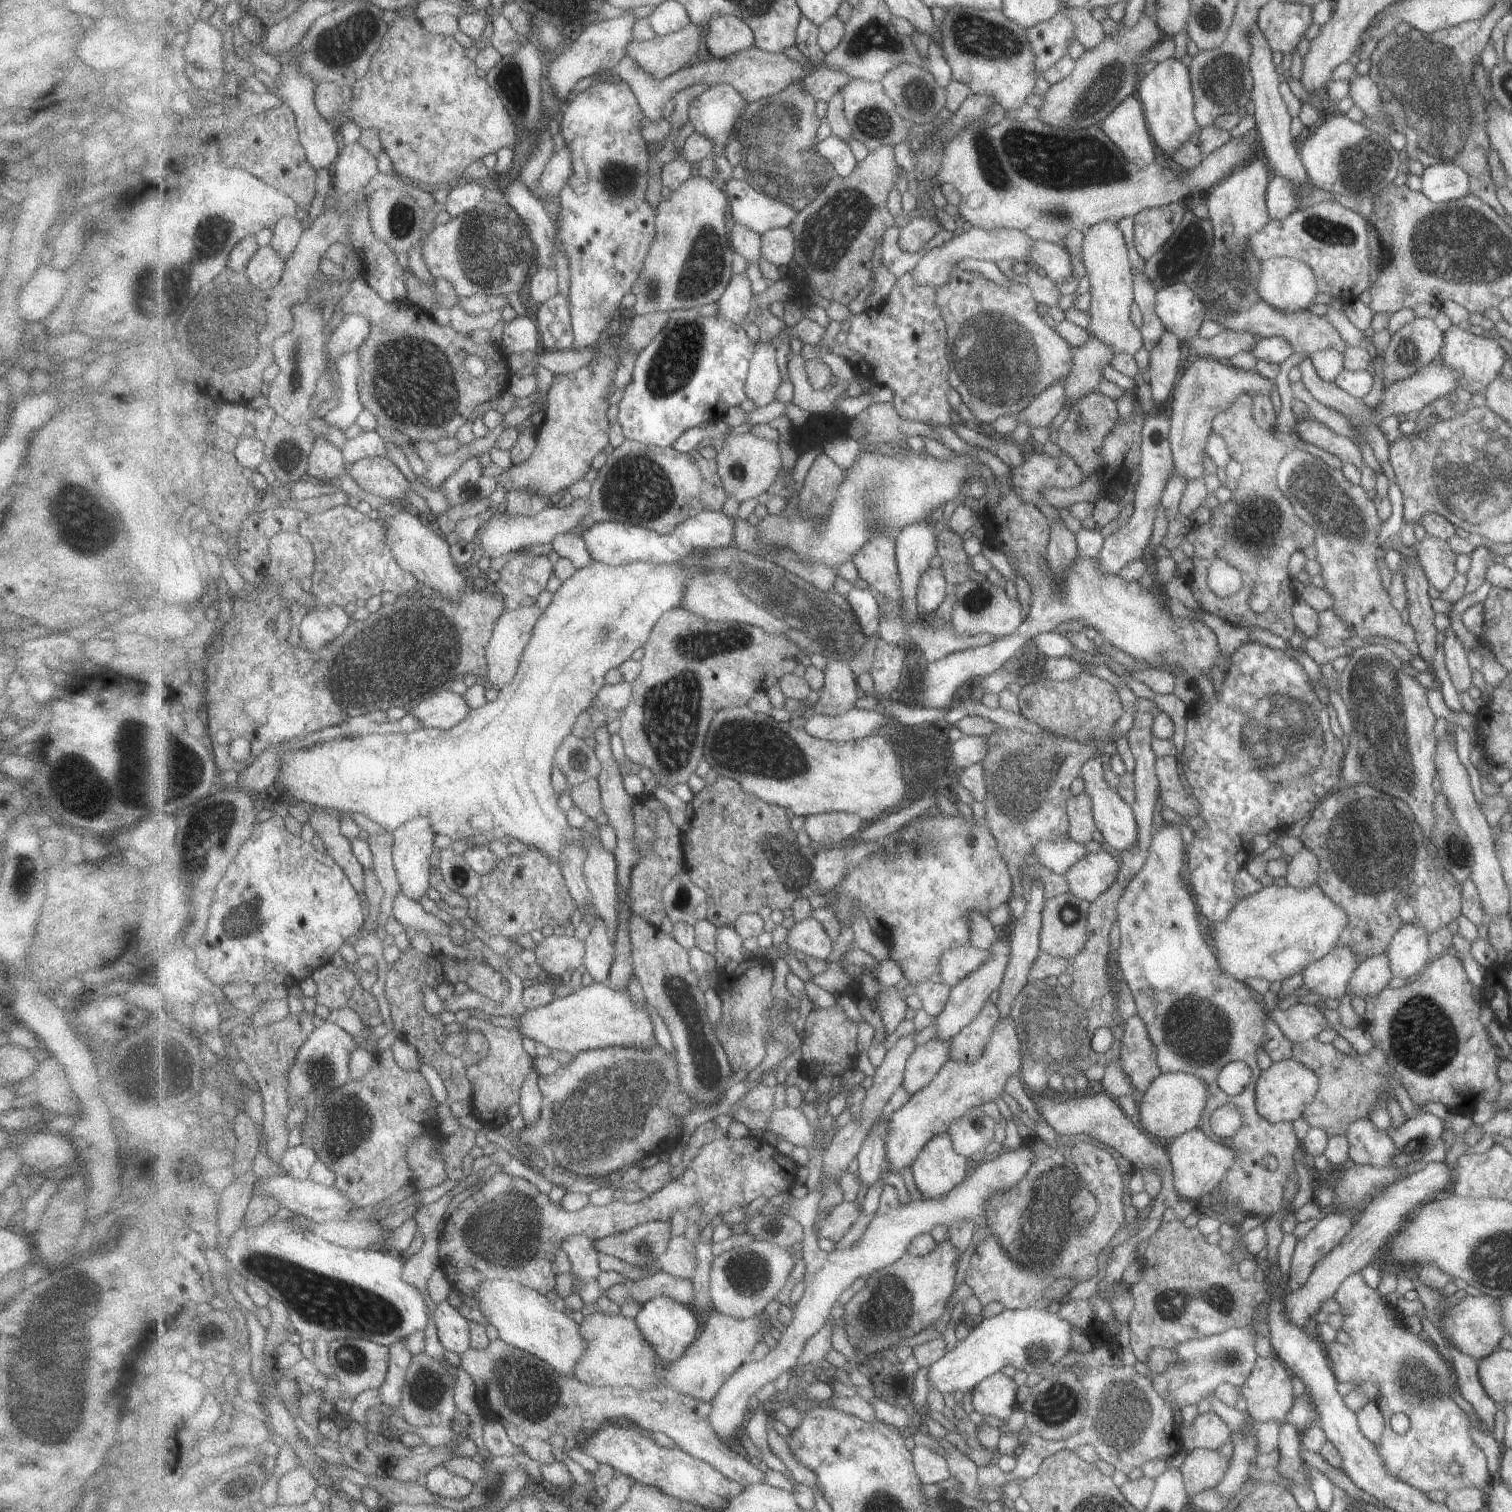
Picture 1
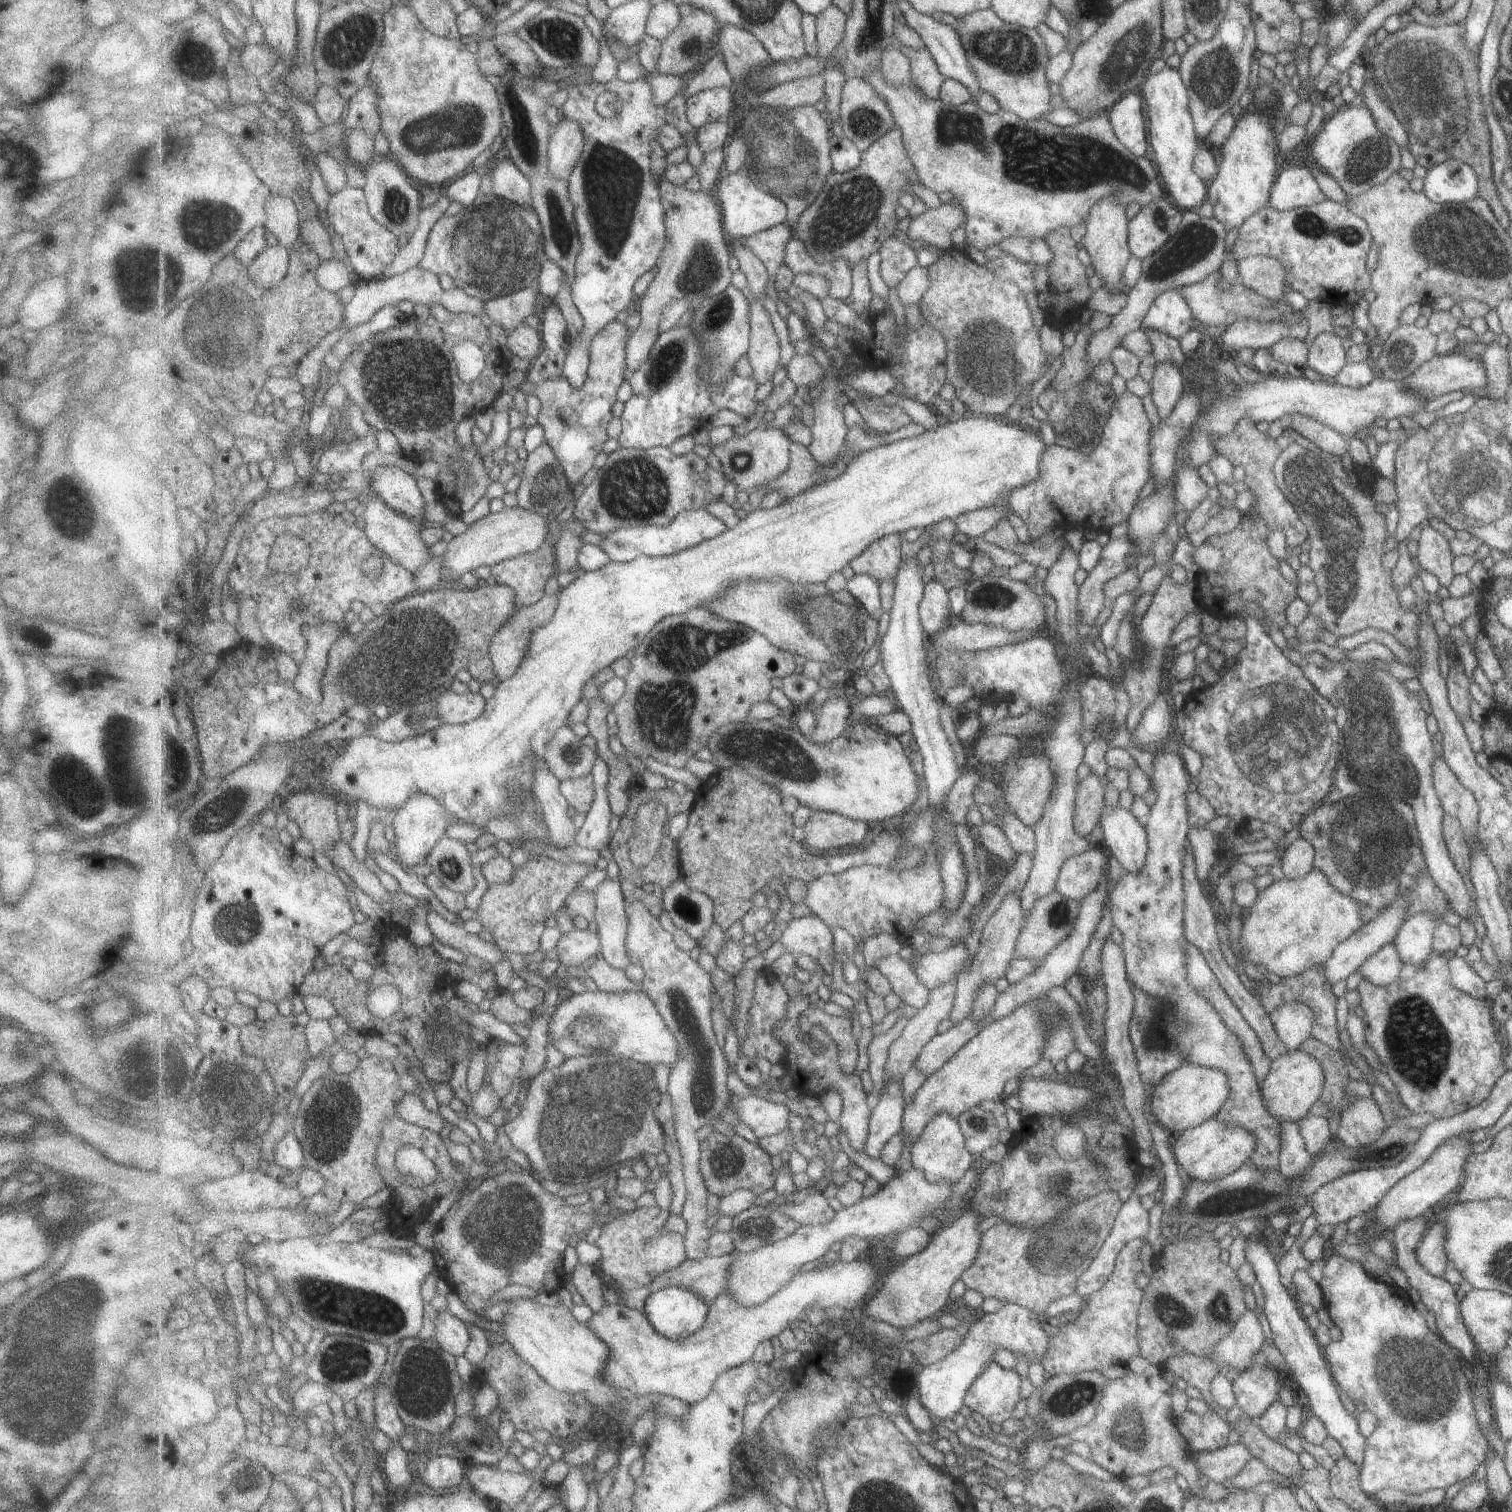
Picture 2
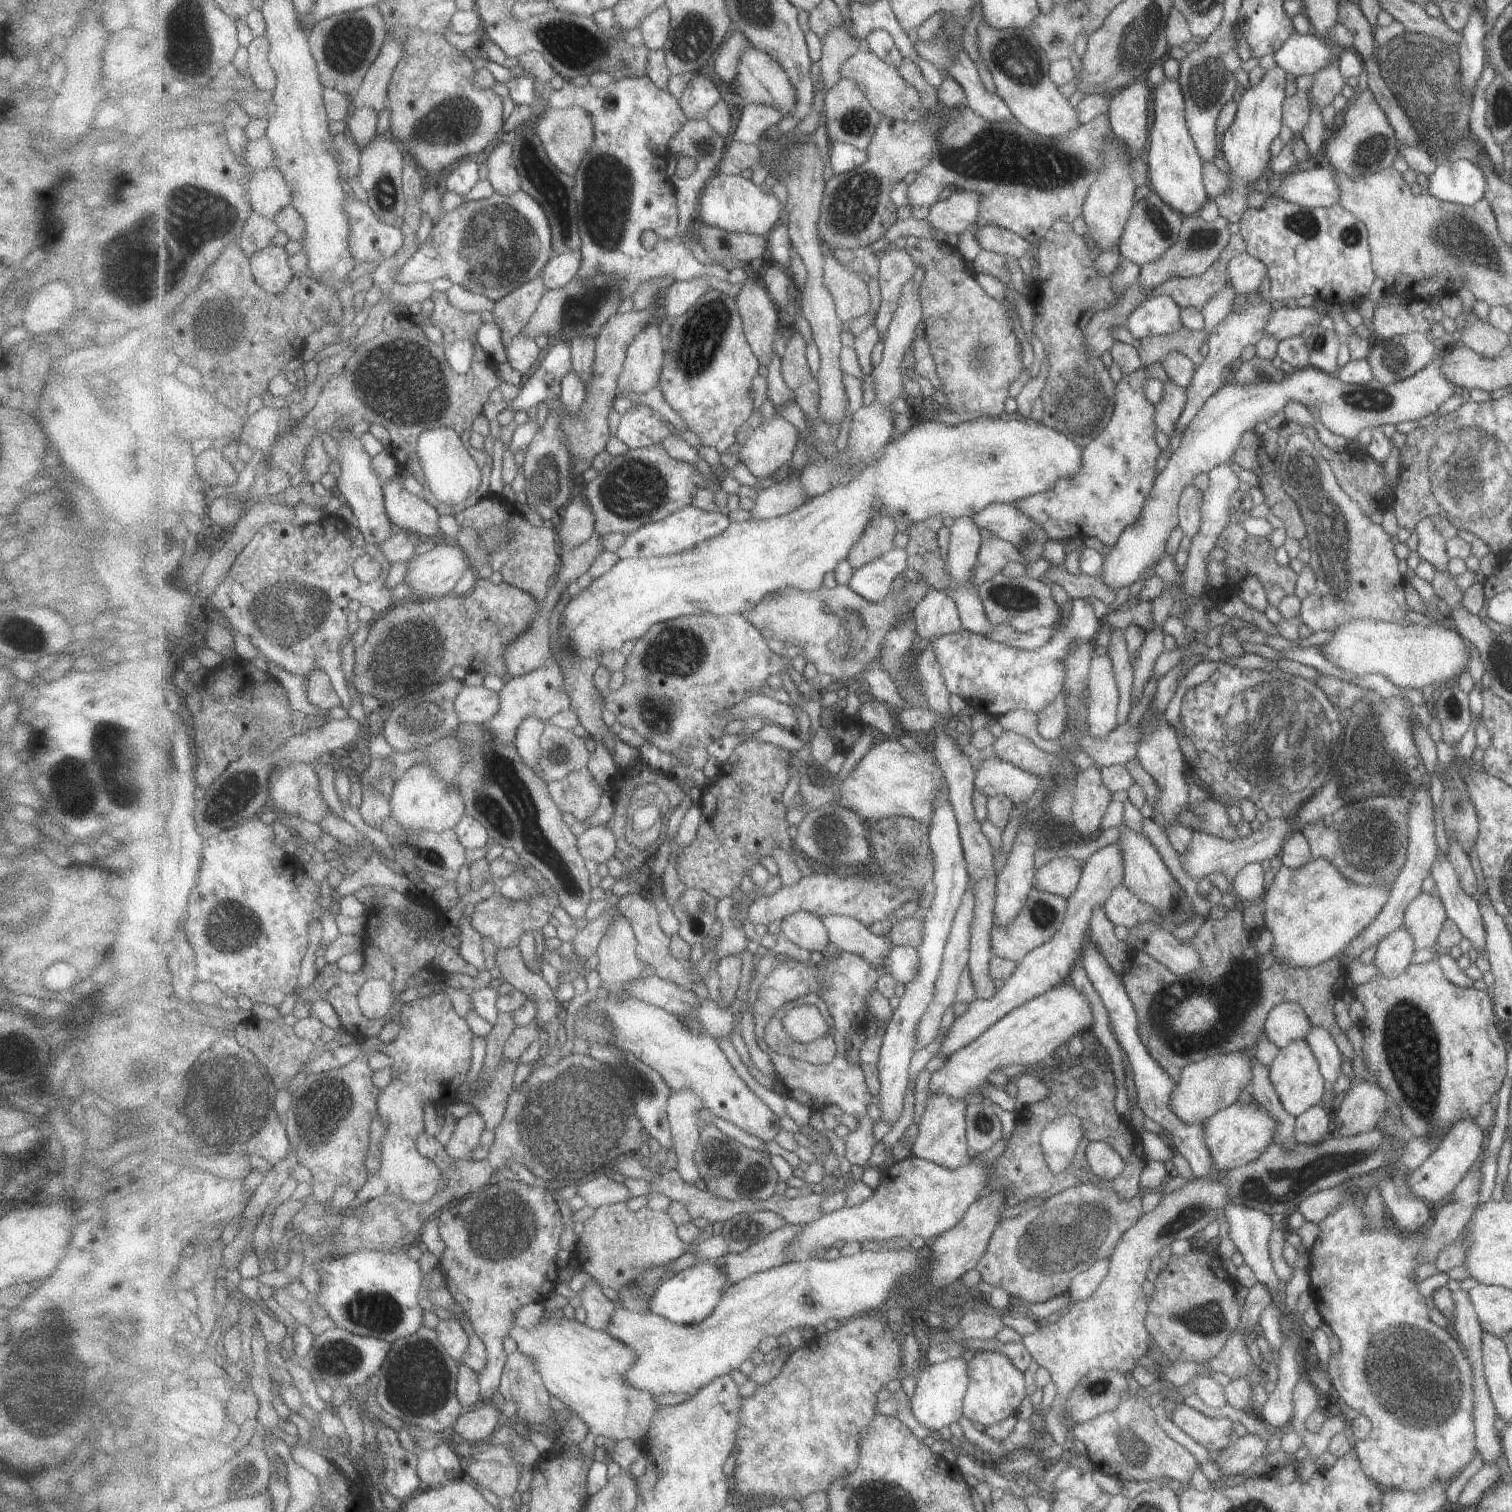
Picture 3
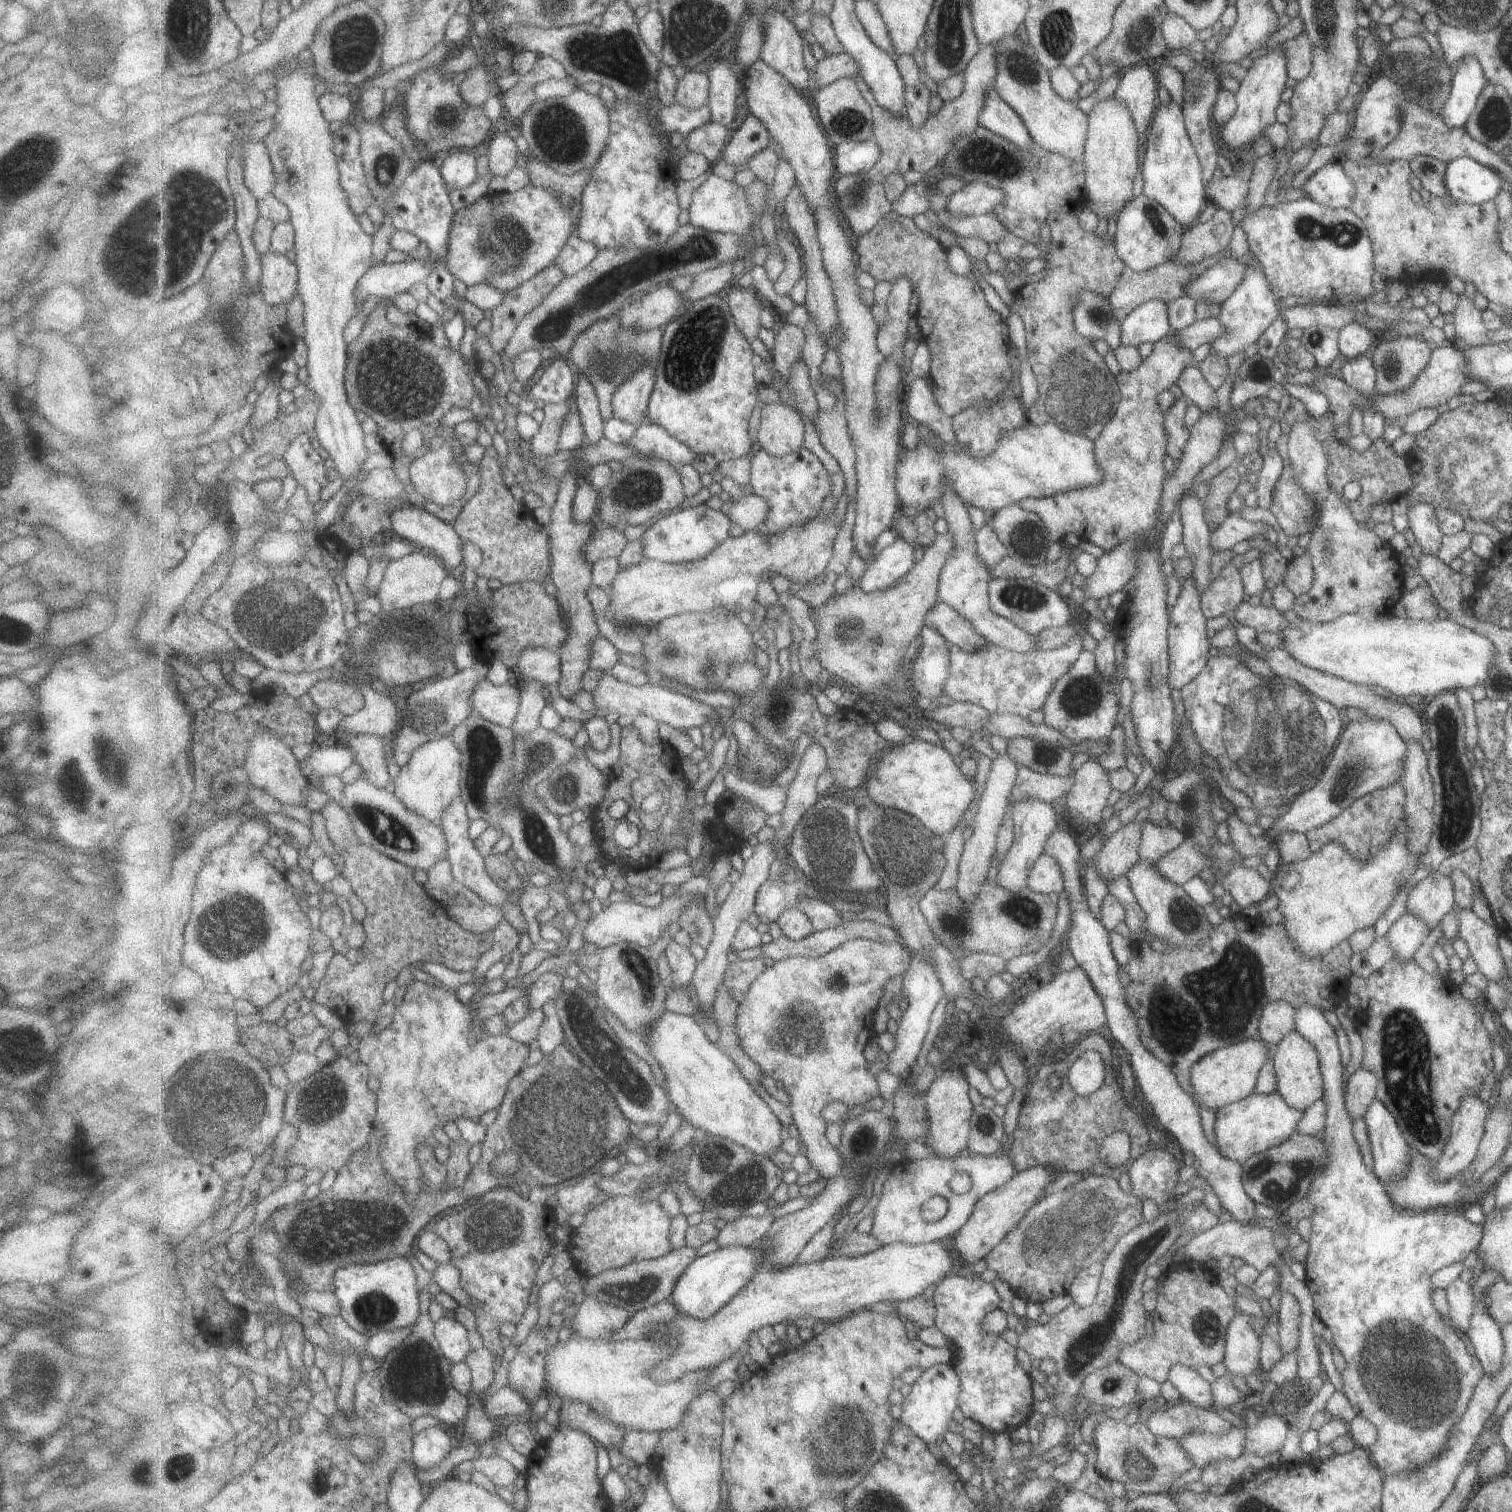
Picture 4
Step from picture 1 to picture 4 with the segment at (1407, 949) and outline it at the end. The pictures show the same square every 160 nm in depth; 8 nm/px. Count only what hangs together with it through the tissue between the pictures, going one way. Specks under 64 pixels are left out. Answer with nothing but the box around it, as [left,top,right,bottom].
[1404,869,1454,931]

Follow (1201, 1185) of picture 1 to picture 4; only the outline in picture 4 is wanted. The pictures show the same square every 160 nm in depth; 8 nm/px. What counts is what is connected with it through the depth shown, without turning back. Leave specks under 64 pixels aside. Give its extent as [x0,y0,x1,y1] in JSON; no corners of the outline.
[1213,1092,1303,1163]

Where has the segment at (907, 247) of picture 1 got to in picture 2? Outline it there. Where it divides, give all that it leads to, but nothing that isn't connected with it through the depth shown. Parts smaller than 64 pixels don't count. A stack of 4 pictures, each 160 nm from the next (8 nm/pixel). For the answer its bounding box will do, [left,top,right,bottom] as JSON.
[907,200,966,250]

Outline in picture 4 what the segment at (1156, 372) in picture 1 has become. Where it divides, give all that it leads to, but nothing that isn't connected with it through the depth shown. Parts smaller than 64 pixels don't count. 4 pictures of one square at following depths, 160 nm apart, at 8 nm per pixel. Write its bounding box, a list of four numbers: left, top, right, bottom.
[1163,397,1189,462]

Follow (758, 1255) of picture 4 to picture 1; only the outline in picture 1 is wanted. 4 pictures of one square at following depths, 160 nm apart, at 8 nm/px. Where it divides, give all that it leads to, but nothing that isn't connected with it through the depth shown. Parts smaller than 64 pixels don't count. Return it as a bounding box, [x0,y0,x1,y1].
[636,1296,699,1366]

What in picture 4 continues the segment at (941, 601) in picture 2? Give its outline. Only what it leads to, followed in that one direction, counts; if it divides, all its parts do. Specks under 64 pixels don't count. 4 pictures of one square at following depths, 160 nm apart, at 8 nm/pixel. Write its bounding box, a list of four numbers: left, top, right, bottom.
[927,602,990,652]

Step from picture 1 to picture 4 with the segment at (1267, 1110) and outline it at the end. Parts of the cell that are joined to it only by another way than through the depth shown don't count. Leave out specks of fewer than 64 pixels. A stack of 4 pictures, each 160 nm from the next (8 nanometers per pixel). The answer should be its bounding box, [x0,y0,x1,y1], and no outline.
[1270,1030,1322,1111]

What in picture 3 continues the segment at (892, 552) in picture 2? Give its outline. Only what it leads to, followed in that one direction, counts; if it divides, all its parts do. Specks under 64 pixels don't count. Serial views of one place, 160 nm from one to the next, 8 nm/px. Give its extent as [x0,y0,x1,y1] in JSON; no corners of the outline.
[847,510,898,570]

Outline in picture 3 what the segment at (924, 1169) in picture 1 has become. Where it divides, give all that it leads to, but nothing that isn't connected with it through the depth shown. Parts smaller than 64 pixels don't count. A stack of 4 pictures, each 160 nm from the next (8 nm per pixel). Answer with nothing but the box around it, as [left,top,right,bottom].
[911,1094,974,1170]

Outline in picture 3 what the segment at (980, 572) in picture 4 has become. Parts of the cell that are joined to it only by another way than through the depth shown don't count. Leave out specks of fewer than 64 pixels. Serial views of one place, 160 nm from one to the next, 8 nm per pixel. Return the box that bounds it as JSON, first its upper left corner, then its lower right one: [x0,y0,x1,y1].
[945,516,997,636]

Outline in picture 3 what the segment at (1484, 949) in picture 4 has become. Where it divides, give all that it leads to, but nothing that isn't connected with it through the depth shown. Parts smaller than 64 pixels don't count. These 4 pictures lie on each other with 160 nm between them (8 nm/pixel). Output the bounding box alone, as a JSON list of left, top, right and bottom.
[1429,856,1485,953]

